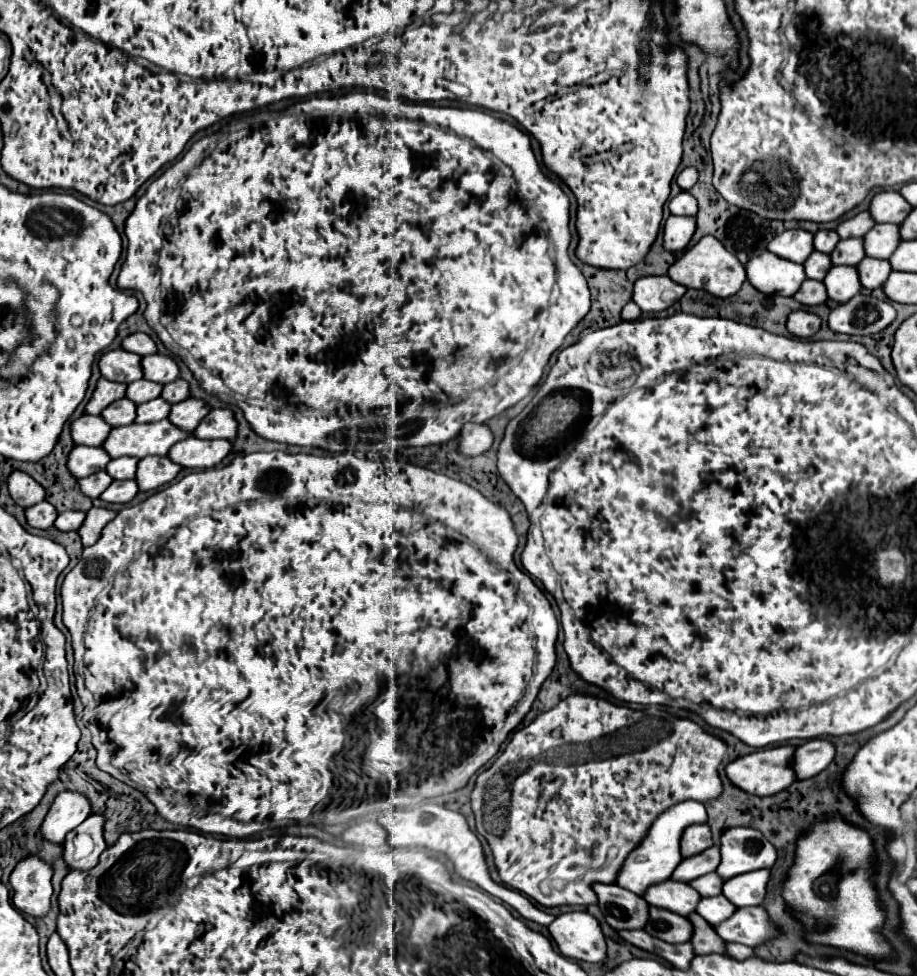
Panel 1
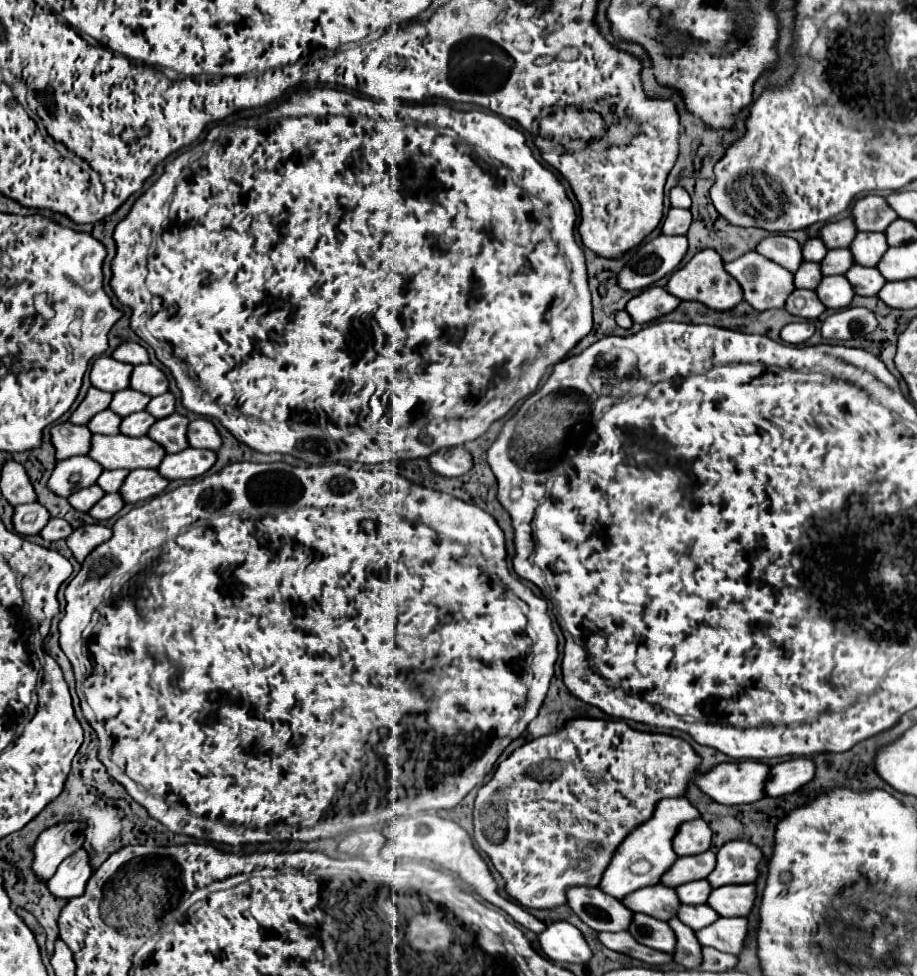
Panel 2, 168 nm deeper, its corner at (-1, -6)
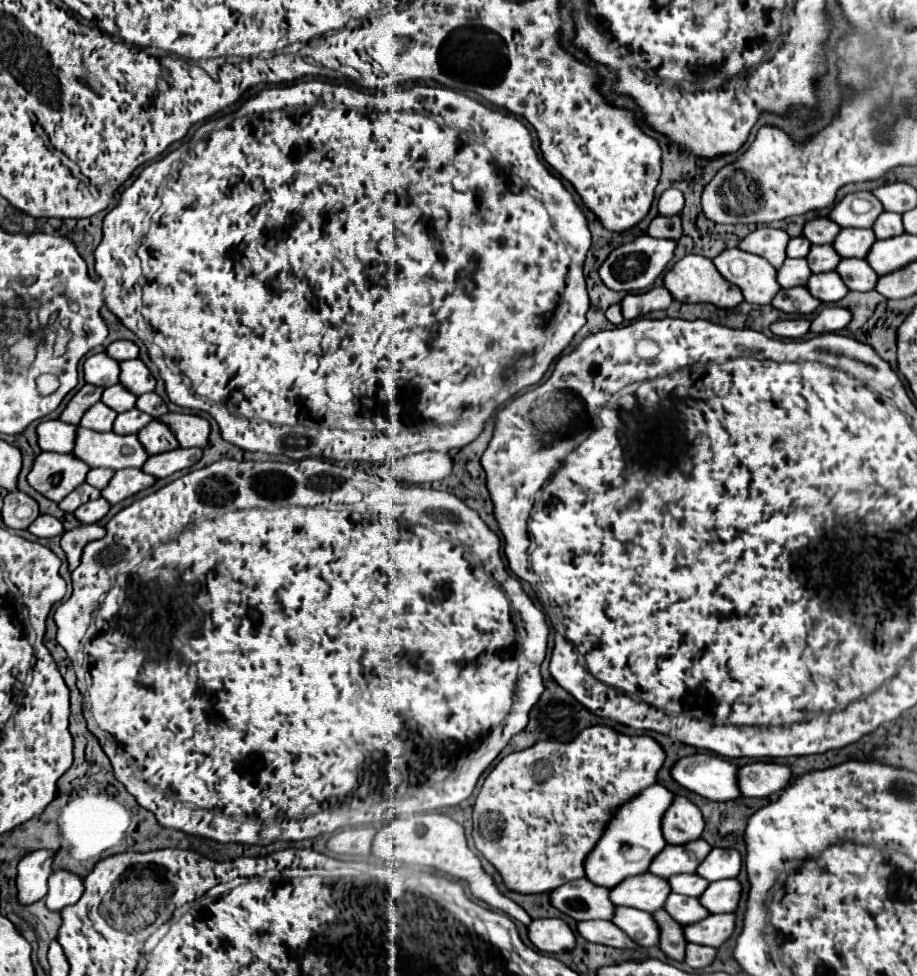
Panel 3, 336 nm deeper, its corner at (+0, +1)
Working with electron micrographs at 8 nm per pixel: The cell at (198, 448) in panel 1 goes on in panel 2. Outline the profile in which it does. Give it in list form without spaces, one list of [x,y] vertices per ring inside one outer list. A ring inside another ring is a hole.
[[[184,449],[174,455],[166,455],[164,461],[158,465],[158,473],[172,481],[172,479],[194,479],[204,475],[216,461],[216,453],[208,449]]]

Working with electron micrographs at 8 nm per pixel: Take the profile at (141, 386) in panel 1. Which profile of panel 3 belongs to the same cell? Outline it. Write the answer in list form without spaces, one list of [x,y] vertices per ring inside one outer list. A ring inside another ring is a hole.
[[[115,384],[115,386],[109,386],[109,388],[103,392],[101,402],[119,414],[119,412],[127,412],[127,410],[135,408],[137,396],[135,396],[133,392],[129,392],[125,386]]]

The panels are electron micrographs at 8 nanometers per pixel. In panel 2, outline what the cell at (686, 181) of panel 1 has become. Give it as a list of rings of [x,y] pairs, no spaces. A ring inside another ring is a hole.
[[[674,187],[670,191],[670,207],[678,209],[690,209],[690,195],[682,187]]]

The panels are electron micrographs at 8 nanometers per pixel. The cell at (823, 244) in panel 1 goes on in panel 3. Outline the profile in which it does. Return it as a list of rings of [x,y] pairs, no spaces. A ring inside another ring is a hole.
[[[797,236],[797,238],[789,240],[787,256],[789,258],[805,258],[809,254],[809,250],[811,250],[811,242],[805,236]]]

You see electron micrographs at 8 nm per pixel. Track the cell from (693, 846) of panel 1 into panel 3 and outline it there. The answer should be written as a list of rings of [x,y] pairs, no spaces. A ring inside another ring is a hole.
[[[675,796],[675,802],[663,816],[663,836],[667,844],[683,846],[687,842],[693,842],[701,838],[703,828],[705,822],[699,814],[699,808],[695,808],[687,798]]]

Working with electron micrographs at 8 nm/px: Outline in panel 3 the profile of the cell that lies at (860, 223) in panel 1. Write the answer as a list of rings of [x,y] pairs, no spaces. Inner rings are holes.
[[[815,218],[809,220],[803,228],[803,236],[811,240],[811,244],[831,244],[835,236],[841,232],[839,224],[831,218]]]

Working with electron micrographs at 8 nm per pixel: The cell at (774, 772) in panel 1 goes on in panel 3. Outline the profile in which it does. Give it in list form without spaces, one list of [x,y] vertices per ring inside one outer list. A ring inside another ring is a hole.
[[[715,754],[681,758],[671,774],[681,786],[709,800],[735,800],[741,796],[739,766]]]

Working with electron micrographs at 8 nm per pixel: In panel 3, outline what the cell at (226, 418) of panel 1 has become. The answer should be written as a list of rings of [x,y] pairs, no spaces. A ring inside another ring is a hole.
[[[167,412],[159,420],[171,424],[175,438],[179,440],[181,448],[205,448],[209,442],[209,422],[195,414],[173,414]]]

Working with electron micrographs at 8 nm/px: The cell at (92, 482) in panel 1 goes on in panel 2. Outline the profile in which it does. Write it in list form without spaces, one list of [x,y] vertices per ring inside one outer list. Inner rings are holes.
[[[92,485],[92,487],[86,487],[86,489],[80,489],[76,493],[72,493],[68,497],[68,503],[76,509],[76,511],[90,511],[100,499],[104,497],[104,491],[98,487],[98,485]]]

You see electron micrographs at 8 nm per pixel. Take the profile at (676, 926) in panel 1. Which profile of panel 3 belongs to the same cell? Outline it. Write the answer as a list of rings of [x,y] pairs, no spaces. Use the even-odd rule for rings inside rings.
[[[617,906],[615,918],[611,922],[619,926],[639,946],[645,946],[645,948],[659,946],[659,926],[651,914],[643,910],[631,910],[631,908]]]

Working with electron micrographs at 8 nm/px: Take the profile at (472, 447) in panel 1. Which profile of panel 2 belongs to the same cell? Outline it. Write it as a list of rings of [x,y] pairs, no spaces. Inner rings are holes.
[[[462,447],[454,449],[440,449],[428,457],[430,469],[442,477],[460,477],[470,471],[472,457]]]

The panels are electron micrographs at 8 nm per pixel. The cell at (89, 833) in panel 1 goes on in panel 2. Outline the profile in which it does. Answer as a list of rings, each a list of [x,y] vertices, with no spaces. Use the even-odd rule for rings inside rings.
[[[80,849],[60,863],[58,871],[46,883],[46,887],[58,899],[74,899],[84,893],[84,885],[90,875],[92,869],[88,865],[88,853]]]

